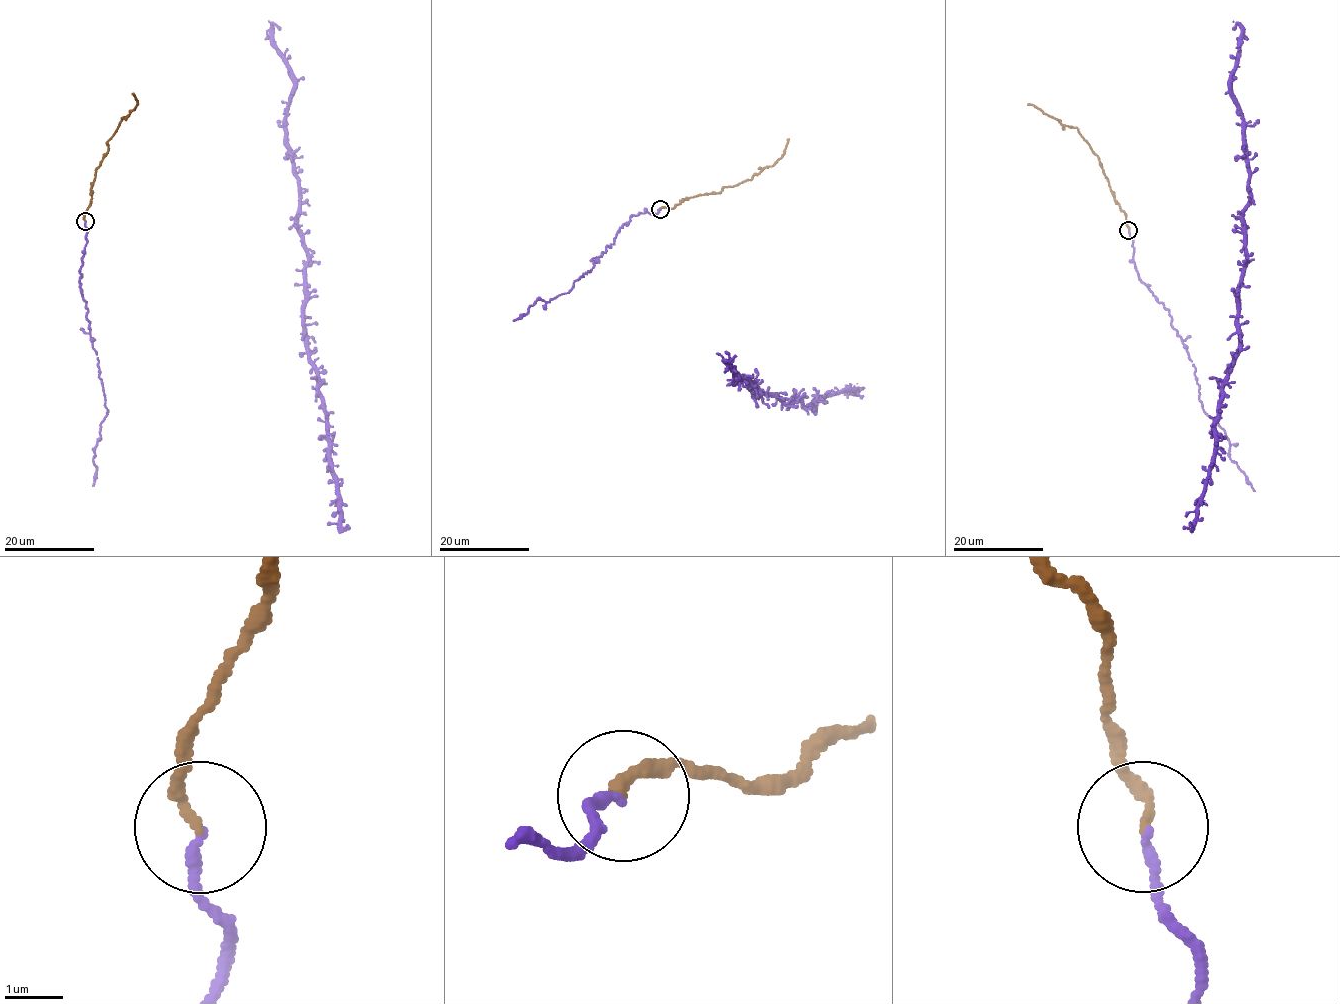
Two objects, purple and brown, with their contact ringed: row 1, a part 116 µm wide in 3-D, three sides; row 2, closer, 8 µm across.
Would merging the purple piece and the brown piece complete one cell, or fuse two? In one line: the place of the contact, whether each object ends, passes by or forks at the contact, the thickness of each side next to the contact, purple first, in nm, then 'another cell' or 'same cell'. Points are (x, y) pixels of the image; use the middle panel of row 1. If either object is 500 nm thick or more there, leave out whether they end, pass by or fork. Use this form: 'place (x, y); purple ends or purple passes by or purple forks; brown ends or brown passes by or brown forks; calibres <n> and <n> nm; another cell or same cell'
place (660, 209); purple ends; brown ends; calibres 150 and 180 nm; same cell

